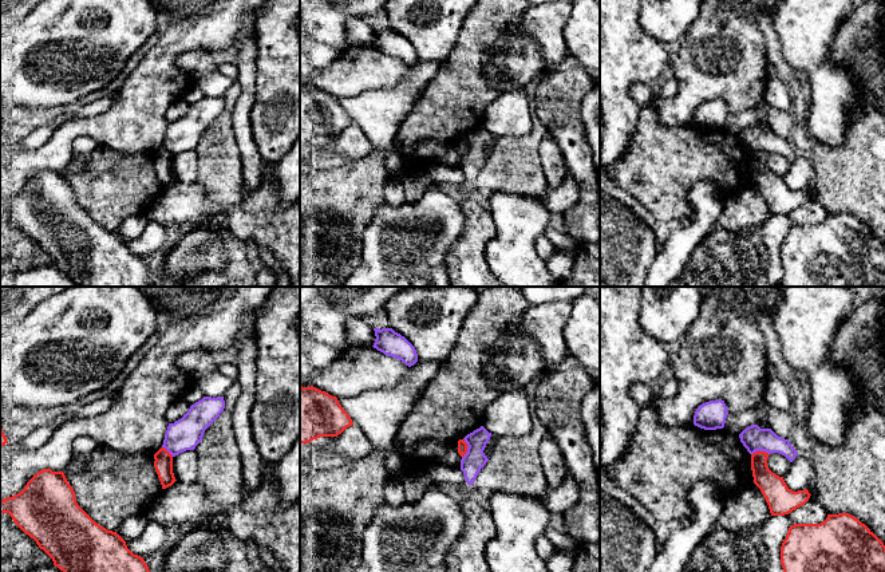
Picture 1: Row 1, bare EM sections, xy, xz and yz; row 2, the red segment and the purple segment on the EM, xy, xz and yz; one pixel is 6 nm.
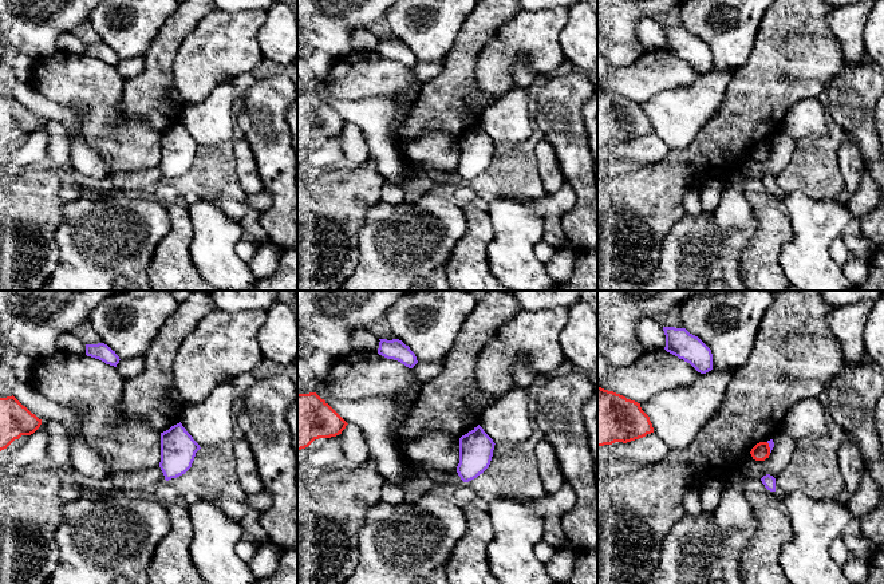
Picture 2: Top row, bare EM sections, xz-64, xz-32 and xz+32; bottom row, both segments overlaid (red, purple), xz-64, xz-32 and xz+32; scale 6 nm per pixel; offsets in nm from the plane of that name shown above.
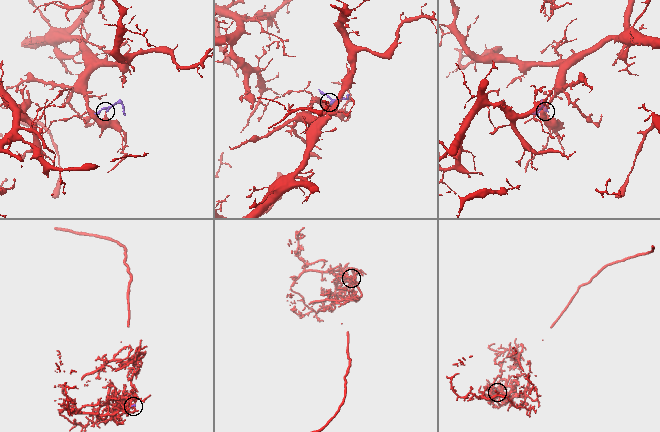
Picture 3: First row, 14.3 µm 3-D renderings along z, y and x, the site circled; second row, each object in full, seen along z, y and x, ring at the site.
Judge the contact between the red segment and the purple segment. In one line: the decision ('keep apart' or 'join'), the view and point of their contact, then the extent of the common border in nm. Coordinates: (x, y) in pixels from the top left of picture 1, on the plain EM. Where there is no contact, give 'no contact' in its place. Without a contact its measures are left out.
keep apart; meets red in xz at (467, 146); contact 120 nm long

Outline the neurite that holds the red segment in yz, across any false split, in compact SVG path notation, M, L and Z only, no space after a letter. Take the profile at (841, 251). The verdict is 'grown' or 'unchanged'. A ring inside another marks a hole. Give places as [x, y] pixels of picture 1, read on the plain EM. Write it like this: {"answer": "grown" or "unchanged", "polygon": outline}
{"answer": "unchanged", "polygon": "M849 213L827 214L821 224L794 224L781 246L783 276L778 287L885 287L885 245Z"}

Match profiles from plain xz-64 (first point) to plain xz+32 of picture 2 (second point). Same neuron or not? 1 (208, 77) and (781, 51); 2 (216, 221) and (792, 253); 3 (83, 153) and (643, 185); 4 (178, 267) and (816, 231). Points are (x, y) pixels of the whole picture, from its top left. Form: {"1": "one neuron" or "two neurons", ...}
{"1": "two neurons", "2": "one neuron", "3": "two neurons", "4": "two neurons"}

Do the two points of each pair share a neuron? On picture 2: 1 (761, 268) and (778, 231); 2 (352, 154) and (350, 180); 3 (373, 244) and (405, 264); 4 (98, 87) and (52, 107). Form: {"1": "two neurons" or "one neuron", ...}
{"1": "one neuron", "2": "two neurons", "3": "one neuron", "4": "two neurons"}

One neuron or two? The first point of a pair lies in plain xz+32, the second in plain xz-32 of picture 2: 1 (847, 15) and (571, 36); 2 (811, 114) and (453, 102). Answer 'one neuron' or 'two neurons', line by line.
1: two neurons
2: two neurons

